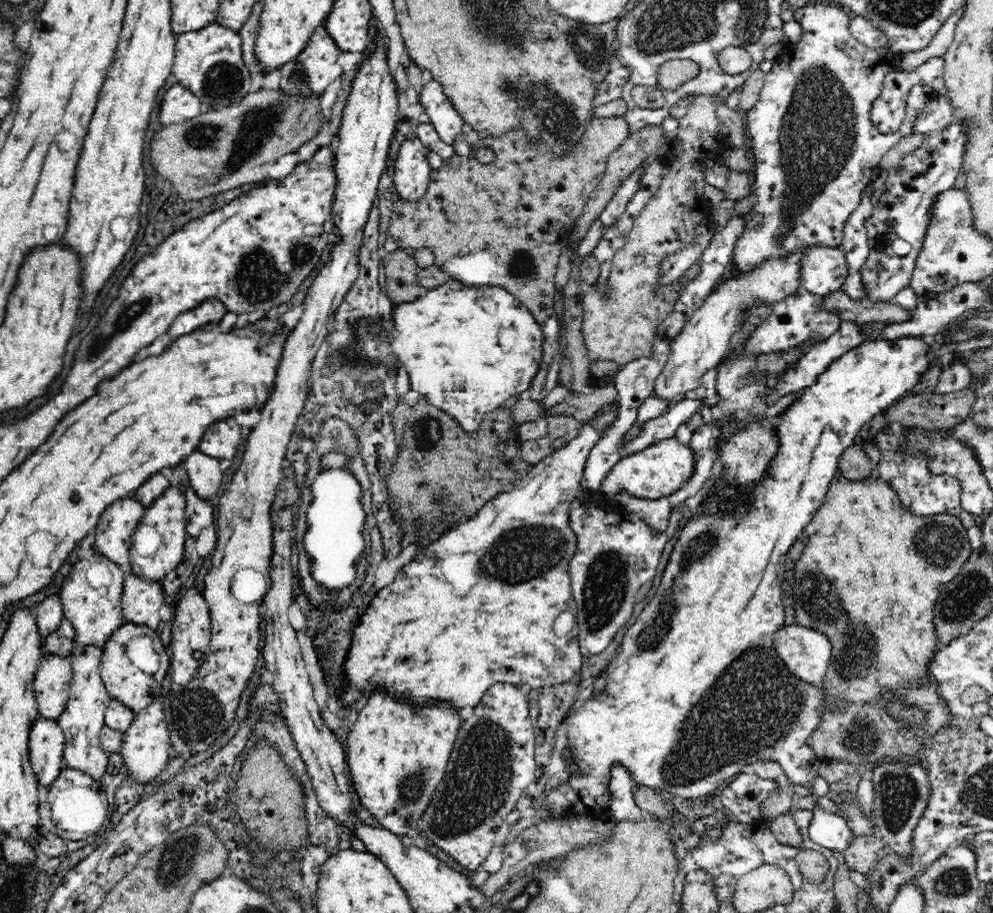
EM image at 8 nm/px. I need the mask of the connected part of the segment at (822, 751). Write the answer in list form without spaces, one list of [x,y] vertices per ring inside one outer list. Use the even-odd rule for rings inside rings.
[[[839,472],[834,475],[834,478],[830,482],[830,486],[826,490],[826,498],[822,502],[822,506],[818,508],[818,512],[815,512],[814,518],[810,521],[810,524],[806,525],[803,533],[800,536],[801,541],[804,543],[804,549],[802,551],[802,558],[796,562],[794,566],[794,580],[793,590],[790,592],[791,596],[796,600],[795,602],[795,622],[796,624],[820,631],[823,635],[826,635],[832,643],[832,656],[830,658],[830,664],[826,670],[826,674],[823,677],[823,697],[821,698],[821,705],[818,706],[819,710],[819,724],[815,728],[814,732],[807,737],[806,744],[811,750],[811,754],[818,756],[820,760],[836,760],[836,758],[844,758],[844,761],[851,763],[852,765],[864,765],[864,762],[880,762],[888,756],[892,758],[900,758],[906,756],[906,758],[912,758],[916,752],[920,752],[922,748],[926,750],[926,742],[930,740],[928,736],[936,736],[940,734],[942,730],[948,730],[950,728],[950,712],[948,708],[944,706],[944,697],[941,693],[938,693],[938,680],[932,677],[930,673],[930,662],[934,660],[937,650],[937,629],[934,624],[934,607],[937,602],[937,598],[941,587],[948,584],[952,579],[961,572],[962,565],[966,562],[972,552],[968,537],[967,529],[962,525],[960,519],[956,516],[918,516],[910,514],[910,511],[906,510],[906,507],[899,502],[899,496],[888,483],[881,482],[879,478],[874,479],[874,476],[863,478],[862,480],[850,480],[841,476]],[[826,576],[836,580],[836,582],[870,582],[870,584],[826,584]],[[888,702],[895,702],[897,706],[903,706],[903,708],[919,708],[923,712],[923,718],[925,718],[925,712],[928,712],[928,730],[924,732],[926,736],[922,736],[920,740],[916,740],[914,736],[920,736],[922,732],[908,732],[904,726],[904,719],[900,717],[894,717],[890,711],[888,711]]]

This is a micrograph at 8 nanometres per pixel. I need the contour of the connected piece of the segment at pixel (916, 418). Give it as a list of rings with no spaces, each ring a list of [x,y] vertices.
[[[936,391],[907,395],[882,412],[887,421],[886,428],[892,425],[912,425],[932,429],[962,424],[962,420],[966,420],[967,412],[970,412],[966,408],[969,396],[970,393],[953,392],[943,395]]]

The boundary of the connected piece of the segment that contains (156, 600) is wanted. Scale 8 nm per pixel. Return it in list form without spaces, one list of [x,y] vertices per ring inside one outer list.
[[[126,572],[121,605],[126,622],[156,629],[160,622],[160,608],[164,606],[164,591],[158,583],[138,579],[138,576]]]

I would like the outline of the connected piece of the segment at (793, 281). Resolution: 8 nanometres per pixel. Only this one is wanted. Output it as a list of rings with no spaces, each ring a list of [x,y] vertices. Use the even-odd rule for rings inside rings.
[[[804,250],[796,252],[788,256],[788,258],[770,258],[764,266],[758,266],[754,272],[750,274],[742,274],[742,276],[730,276],[727,277],[725,283],[720,284],[716,290],[710,293],[704,306],[694,312],[694,315],[683,326],[682,333],[679,334],[670,343],[670,355],[666,362],[665,368],[662,373],[658,375],[654,382],[654,392],[651,393],[653,398],[660,398],[665,402],[665,406],[670,408],[674,403],[681,402],[692,395],[692,391],[701,386],[701,378],[706,372],[717,368],[720,361],[724,358],[724,353],[727,352],[727,344],[729,343],[732,334],[740,328],[742,320],[744,320],[744,310],[760,300],[765,302],[773,302],[773,304],[782,301],[783,298],[788,296],[788,293],[794,293],[801,287],[800,283],[800,262],[804,256]]]

